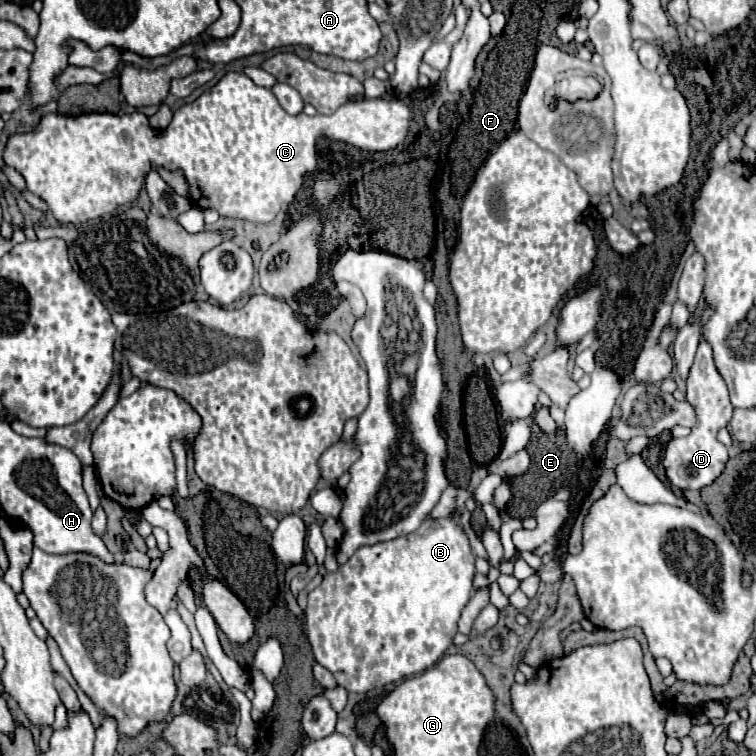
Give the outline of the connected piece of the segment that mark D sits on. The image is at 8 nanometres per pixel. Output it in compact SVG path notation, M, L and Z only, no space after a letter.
M700 340L694 364L686 378L686 400L696 408L698 422L692 428L692 432L686 438L674 438L668 442L662 464L666 468L668 480L680 488L680 490L700 490L708 484L712 484L724 470L728 462L728 450L716 440L716 432L726 426L732 418L732 404L728 400L728 388L718 374L714 362L712 362L712 348L708 340Z

